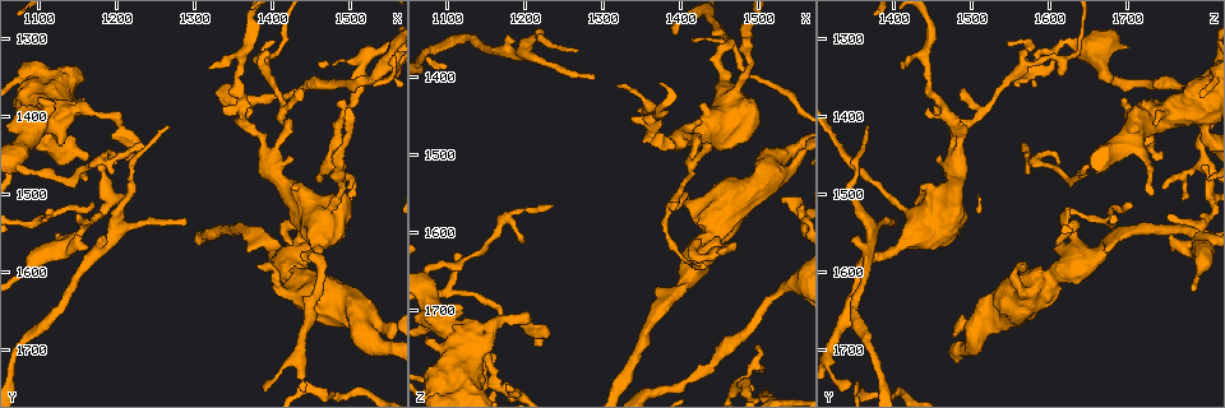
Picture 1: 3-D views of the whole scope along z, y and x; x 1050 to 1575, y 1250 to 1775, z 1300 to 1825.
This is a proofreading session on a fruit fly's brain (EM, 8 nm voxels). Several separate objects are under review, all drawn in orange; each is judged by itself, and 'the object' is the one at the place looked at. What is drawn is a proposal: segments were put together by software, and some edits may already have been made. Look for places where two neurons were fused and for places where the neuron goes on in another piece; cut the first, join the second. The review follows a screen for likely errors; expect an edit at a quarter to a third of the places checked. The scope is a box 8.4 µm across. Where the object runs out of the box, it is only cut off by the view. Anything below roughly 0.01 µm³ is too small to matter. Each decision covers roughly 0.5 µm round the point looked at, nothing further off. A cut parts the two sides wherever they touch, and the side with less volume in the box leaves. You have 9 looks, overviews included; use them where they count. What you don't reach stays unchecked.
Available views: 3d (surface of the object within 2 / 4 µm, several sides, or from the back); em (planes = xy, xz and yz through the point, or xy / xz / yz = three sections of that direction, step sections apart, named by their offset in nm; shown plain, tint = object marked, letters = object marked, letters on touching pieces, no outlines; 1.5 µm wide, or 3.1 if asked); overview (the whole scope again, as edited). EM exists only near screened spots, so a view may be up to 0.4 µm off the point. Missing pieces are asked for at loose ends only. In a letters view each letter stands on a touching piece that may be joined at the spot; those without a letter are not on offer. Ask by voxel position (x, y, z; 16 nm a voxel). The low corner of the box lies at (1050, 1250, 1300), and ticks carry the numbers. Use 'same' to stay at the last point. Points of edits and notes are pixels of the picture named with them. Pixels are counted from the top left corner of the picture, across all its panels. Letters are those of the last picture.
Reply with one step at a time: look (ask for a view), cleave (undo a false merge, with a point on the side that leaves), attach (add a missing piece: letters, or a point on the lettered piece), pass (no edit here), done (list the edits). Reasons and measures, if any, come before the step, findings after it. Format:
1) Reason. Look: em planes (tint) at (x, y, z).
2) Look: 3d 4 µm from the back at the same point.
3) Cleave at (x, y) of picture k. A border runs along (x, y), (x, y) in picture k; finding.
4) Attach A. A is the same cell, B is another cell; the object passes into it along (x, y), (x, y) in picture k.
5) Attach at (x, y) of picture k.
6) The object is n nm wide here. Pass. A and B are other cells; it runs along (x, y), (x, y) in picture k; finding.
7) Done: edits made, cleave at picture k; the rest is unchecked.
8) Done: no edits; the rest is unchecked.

Thick end. Look: em yz step 8 (letters) at (1425, 1490, 1435).

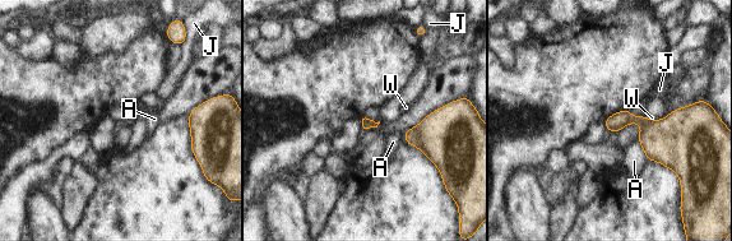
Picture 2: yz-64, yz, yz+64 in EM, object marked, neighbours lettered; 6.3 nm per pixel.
Pass. A, J and W are other cells; a border runs along (629, 110), (633, 115), (644, 116) in picture 2; none of them fits.

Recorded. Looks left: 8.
Thin end. Look: 3d 2 µm at (1285, 1530, 1400).

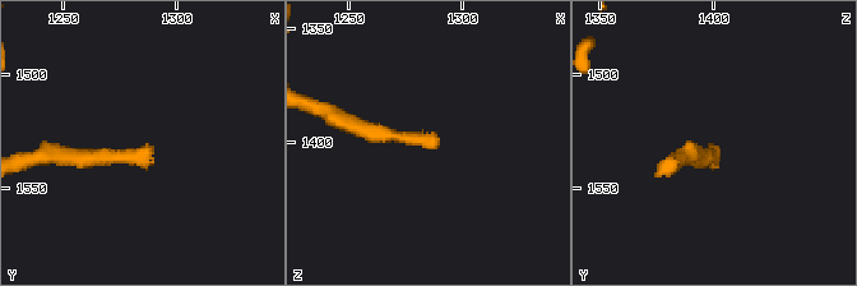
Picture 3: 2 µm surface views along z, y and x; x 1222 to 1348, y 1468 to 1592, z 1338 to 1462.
Look: em xz step 8 (tint) at (1288, 1530, 1400).

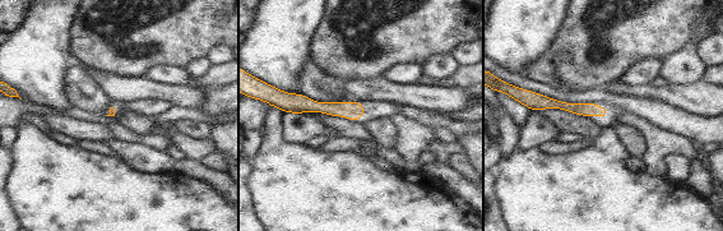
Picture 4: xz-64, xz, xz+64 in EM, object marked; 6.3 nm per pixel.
Cut it another way. Look: em planes (letters) at the same point.

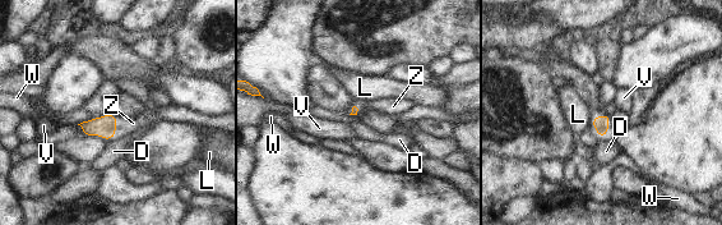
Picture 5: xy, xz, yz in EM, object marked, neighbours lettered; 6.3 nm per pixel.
Attach Z. Z is the same cell, D, L, V and W are other cells; the object passes into it along (105, 125), (110, 139), (125, 125) in picture 5; the neuron continues.

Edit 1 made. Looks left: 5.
See it whole again. Look: overview.

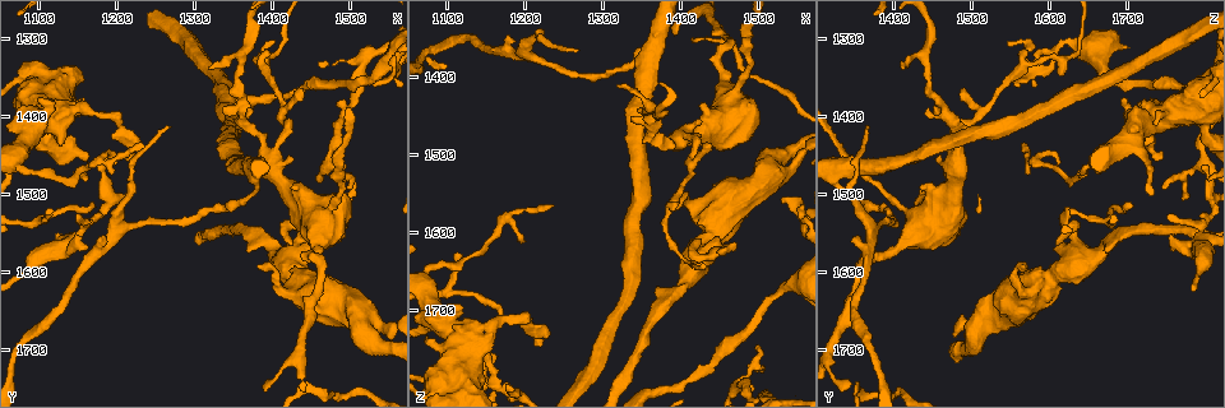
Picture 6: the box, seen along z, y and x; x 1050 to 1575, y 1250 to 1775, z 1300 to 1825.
Narrows sharply. Look: em planes (letters) at (1415, 1400, 1510).

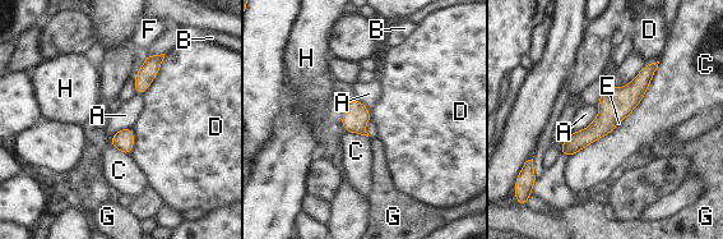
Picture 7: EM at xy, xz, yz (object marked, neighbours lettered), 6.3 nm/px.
Pass. A, B, C, D, E, F, G and H are other cells; it runs along (653, 67), (588, 136), (564, 151) in picture 7; all the same neuron.

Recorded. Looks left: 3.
Thin end. Look: em planes (tint) at (1530, 1360, 1555).

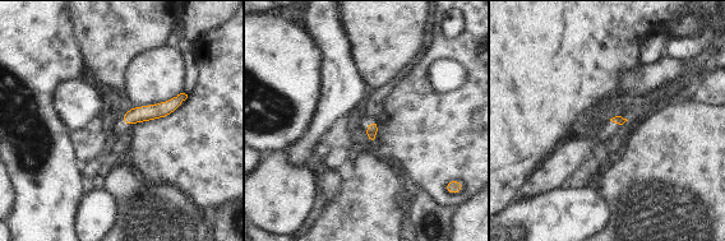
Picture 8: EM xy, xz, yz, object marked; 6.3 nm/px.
Look: em planes (letters) at the same point.

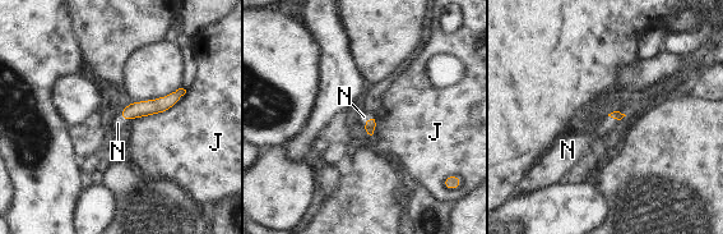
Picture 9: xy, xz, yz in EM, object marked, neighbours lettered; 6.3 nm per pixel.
The longest contact is with J, 380 nm. Attach N. N is the same cell, J is another cell; the object passes into it along (140, 109), (125, 119), (117, 123) in picture 9; it goes on there.

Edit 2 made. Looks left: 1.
Done: edits made, attach at picture 5, attach at picture 9; the rest is unchecked.

